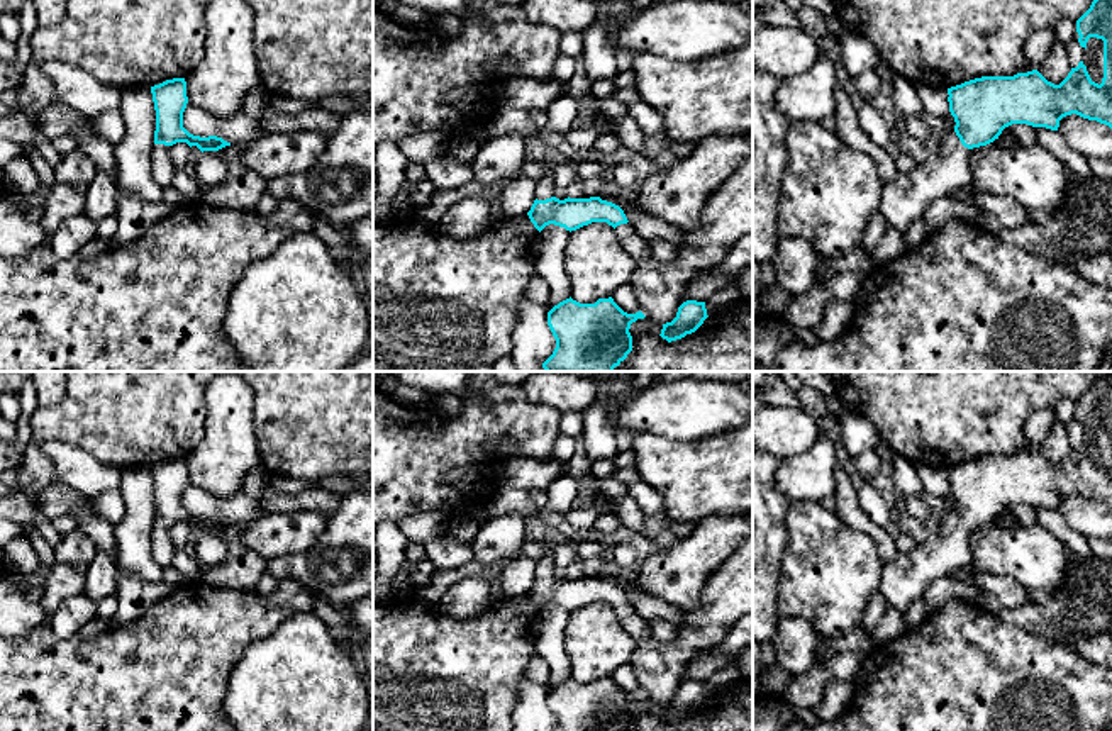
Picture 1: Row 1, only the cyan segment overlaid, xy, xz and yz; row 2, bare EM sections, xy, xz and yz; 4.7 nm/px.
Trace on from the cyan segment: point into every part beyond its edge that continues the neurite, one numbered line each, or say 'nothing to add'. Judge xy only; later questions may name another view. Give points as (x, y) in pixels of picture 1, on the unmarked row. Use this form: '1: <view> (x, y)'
1: xy (163, 550)

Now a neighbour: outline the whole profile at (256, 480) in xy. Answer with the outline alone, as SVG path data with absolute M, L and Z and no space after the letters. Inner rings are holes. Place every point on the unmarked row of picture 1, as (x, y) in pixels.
M258 466L246 475L241 492L254 500L259 500L263 488L268 485L268 482L270 473L263 466Z

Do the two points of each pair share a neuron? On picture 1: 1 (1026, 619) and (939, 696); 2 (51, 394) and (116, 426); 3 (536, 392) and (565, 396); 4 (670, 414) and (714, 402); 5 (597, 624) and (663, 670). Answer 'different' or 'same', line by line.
1: different
2: different
3: same
4: same
5: different

